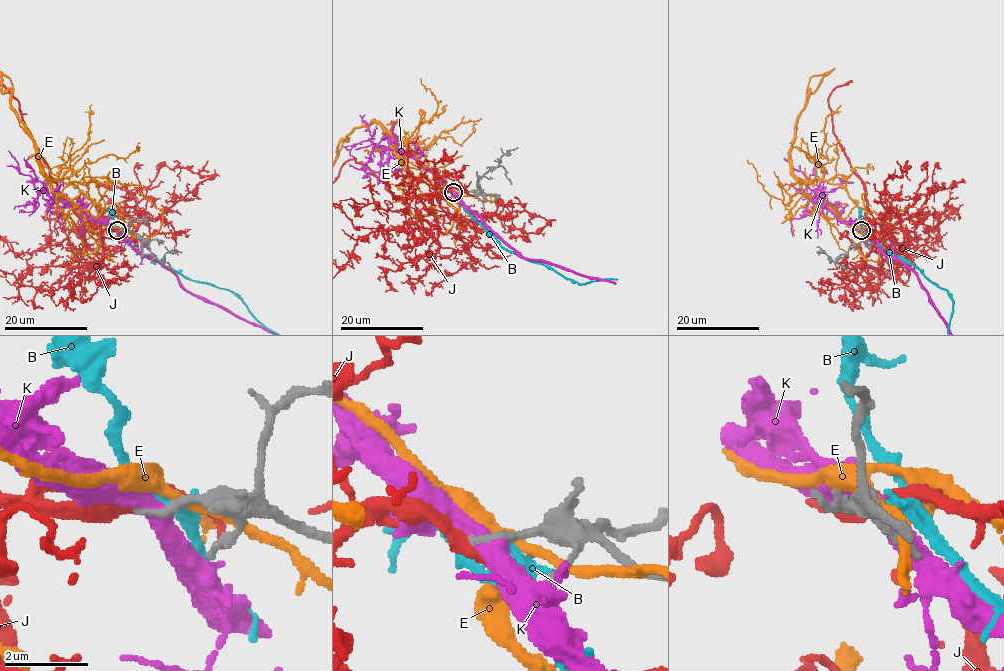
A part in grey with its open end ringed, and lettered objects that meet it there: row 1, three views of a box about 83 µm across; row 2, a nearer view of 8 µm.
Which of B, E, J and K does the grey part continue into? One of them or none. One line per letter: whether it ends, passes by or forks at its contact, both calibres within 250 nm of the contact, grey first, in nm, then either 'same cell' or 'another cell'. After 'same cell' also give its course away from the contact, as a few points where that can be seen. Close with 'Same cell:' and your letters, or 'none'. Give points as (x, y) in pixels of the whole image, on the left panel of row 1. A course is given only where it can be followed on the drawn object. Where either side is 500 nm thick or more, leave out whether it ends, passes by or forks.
B: it passes by; calibres 280 and 240 nm; another cell
E: it passes by; calibres 360 and 240 nm; another cell
J: it passes by; calibres 160 and 320 nm; same cell
K: it passes by; calibres 200 and 440 nm; another cell
Same cell: J

